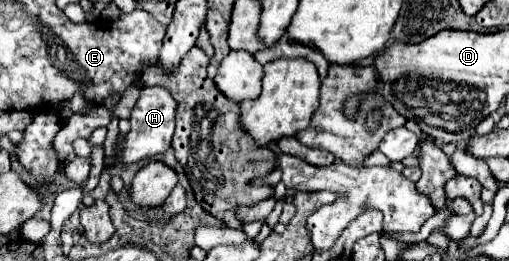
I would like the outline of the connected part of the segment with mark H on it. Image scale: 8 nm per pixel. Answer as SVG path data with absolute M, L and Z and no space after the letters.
M143 86L141 96L131 112L131 132L123 138L121 164L135 164L139 160L151 160L153 156L163 154L171 146L173 130L175 130L175 108L177 102L169 94L167 88L161 86Z

